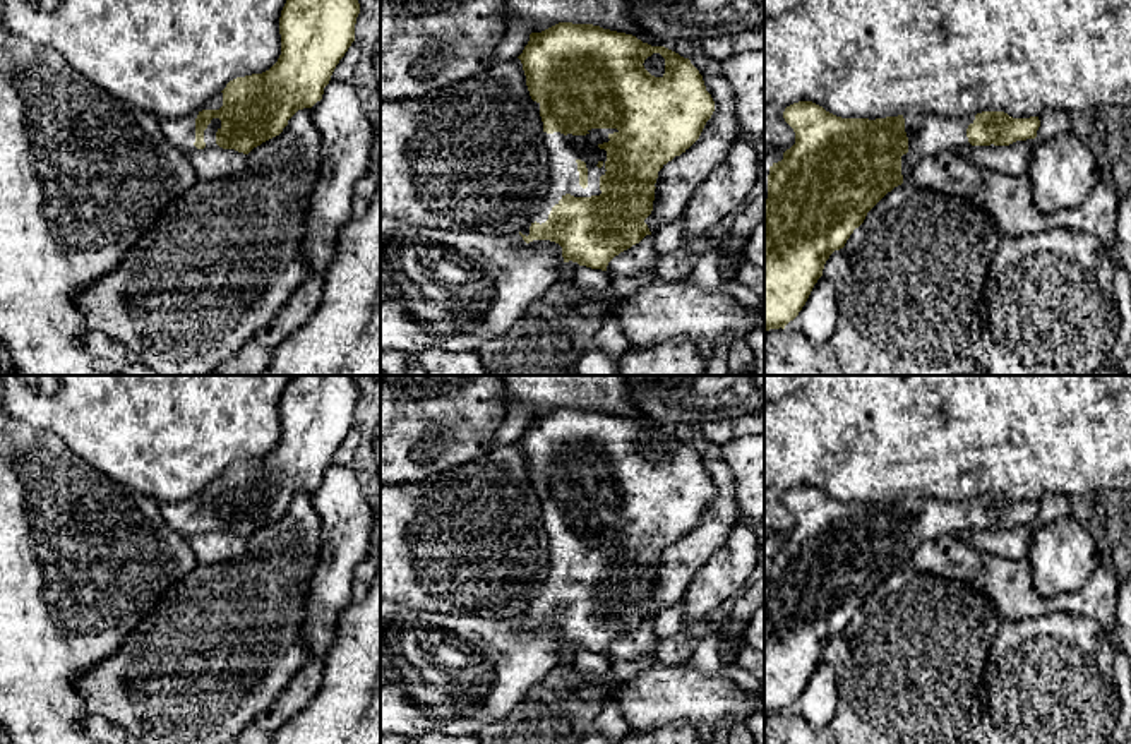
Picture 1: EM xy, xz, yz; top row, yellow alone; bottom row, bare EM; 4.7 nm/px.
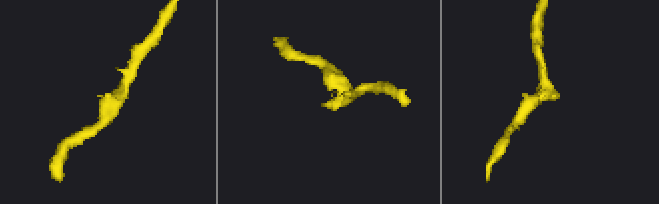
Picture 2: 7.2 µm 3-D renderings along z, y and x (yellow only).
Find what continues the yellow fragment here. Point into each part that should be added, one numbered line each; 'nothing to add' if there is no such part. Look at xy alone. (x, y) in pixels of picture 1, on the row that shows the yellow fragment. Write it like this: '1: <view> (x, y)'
1: xy (180, 131)

